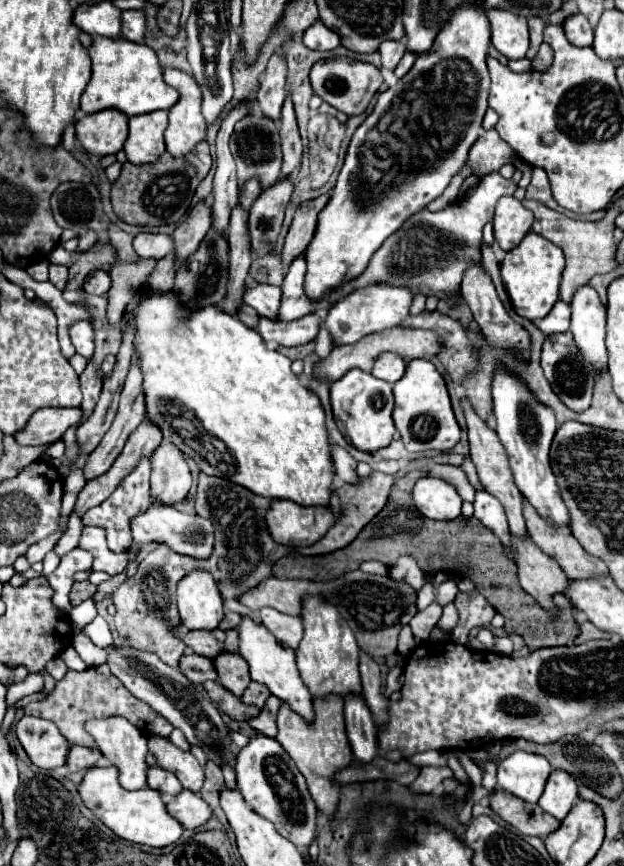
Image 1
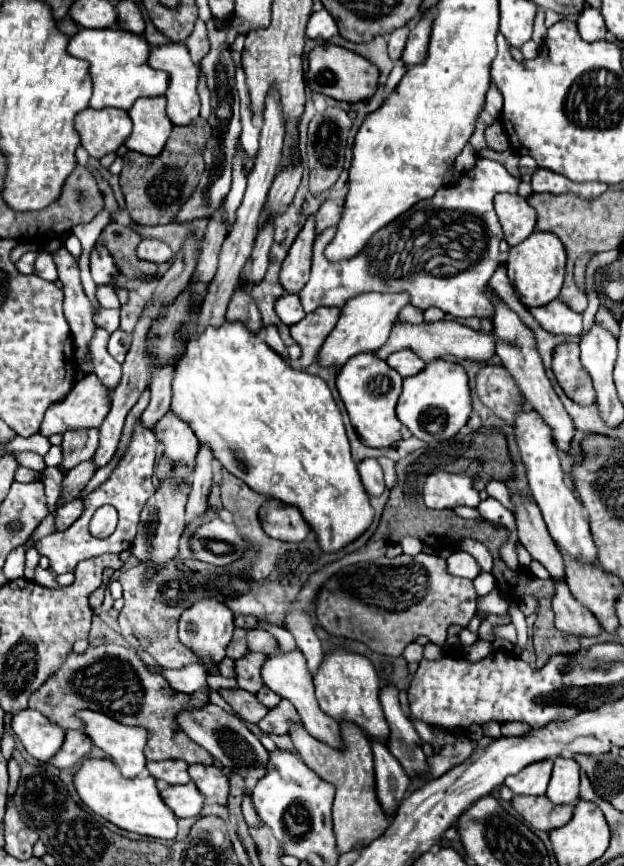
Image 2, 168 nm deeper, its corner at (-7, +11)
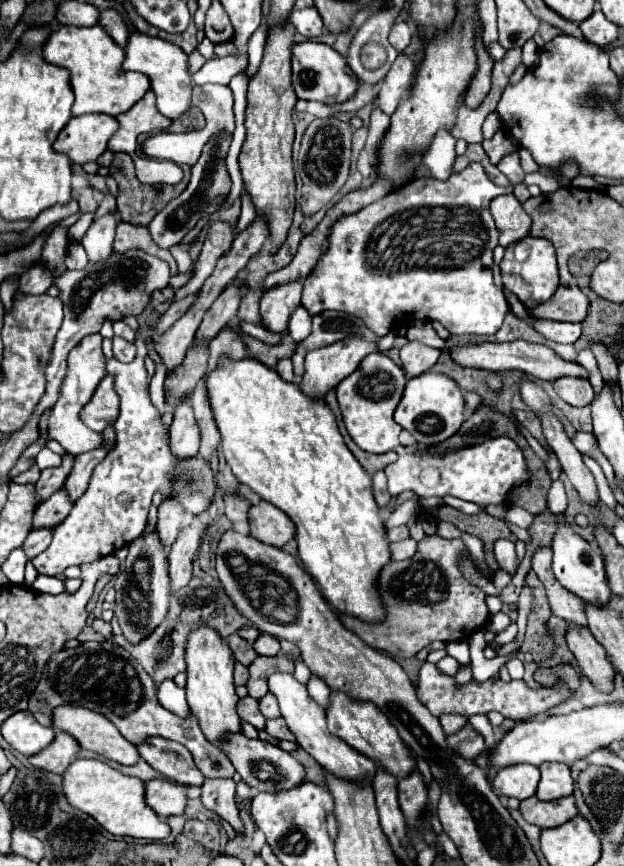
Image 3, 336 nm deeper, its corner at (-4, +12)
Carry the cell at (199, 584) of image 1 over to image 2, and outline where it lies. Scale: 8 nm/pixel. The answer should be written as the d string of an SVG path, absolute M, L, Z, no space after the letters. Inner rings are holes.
M215 598L199 600L189 610L185 610L181 620L179 620L179 640L181 640L181 644L185 644L189 650L193 650L201 658L201 662L207 666L209 674L213 674L217 670L217 664L225 658L225 650L231 642L233 630L235 630L235 624L233 624L231 610Z

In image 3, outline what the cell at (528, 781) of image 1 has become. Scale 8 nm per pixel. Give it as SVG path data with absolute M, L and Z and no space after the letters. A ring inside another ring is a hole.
M510 765L510 769L500 769L494 775L492 789L504 797L528 799L536 793L540 781L540 769L534 765Z

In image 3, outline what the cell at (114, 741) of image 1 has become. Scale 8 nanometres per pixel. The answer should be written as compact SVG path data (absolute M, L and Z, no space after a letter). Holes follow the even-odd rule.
M62 705L62 707L54 709L54 727L70 733L80 743L82 749L90 749L90 751L94 751L94 753L98 753L98 755L102 755L110 761L116 761L116 763L122 763L122 765L136 765L140 761L136 745L126 741L122 737L122 733L118 733L114 723L106 721L106 717L102 717L100 713L94 713L90 709Z

